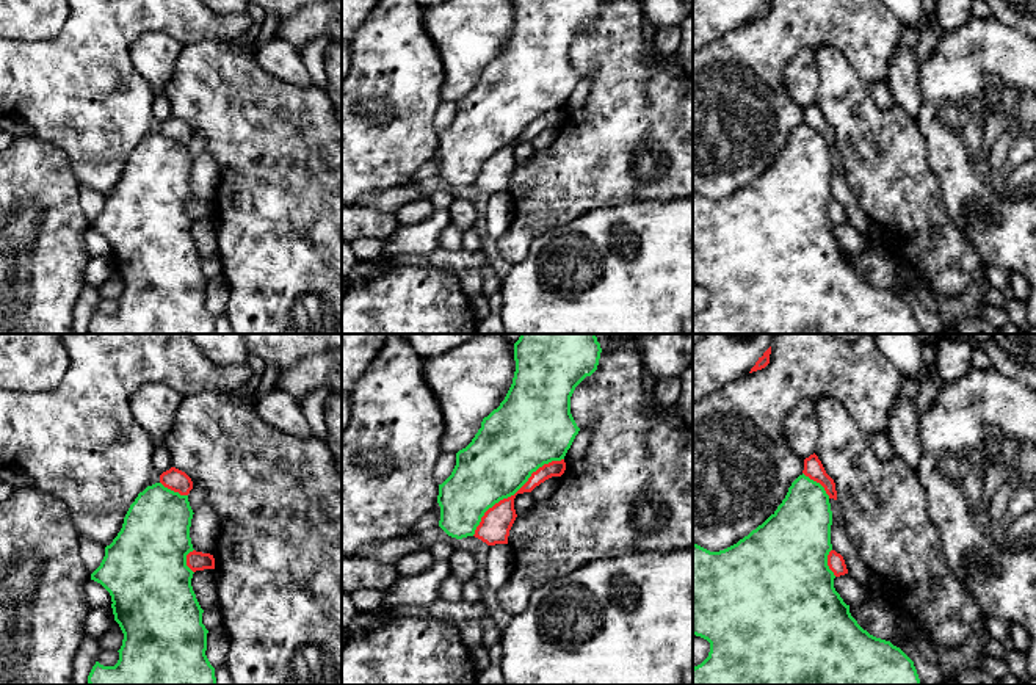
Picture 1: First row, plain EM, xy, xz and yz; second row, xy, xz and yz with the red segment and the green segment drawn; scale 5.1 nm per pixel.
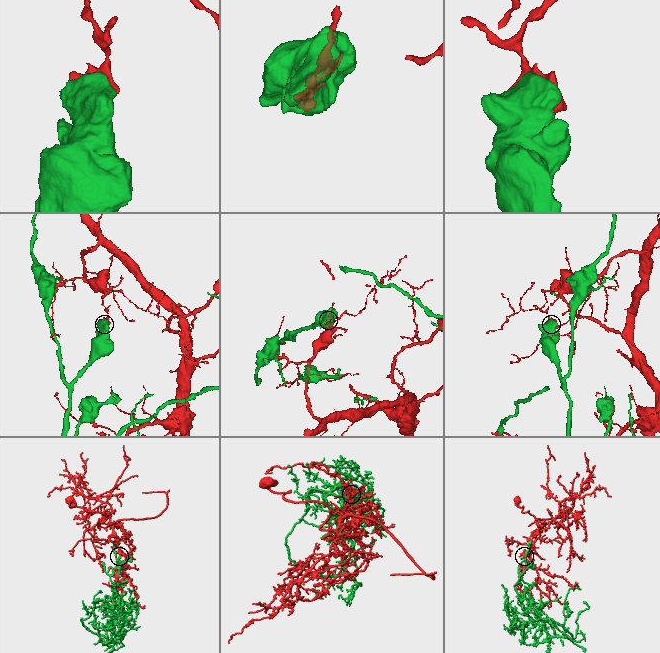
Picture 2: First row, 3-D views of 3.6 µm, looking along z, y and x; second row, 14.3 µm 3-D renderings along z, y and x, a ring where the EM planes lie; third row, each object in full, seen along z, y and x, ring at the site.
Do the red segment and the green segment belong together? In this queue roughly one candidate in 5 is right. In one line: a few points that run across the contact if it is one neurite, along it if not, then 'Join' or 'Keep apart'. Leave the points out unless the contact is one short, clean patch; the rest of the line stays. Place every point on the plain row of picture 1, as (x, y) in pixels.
Keep apart

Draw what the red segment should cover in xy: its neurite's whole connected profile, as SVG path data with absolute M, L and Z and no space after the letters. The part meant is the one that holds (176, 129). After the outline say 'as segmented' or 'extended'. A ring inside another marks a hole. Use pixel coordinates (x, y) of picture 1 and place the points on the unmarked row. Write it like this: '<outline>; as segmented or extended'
M171 116L169 119L163 121L160 124L160 132L174 141L179 141L180 144L188 144L193 138L191 127L176 116Z; as segmented

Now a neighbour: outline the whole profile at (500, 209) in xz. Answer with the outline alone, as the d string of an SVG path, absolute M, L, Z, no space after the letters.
M495 193L489 196L486 207L486 234L497 241L509 229L514 216L514 202L509 193Z

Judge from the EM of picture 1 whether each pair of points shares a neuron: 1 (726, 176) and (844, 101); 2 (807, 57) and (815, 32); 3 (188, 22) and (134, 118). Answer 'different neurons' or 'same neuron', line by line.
1: different neurons
2: different neurons
3: same neuron

